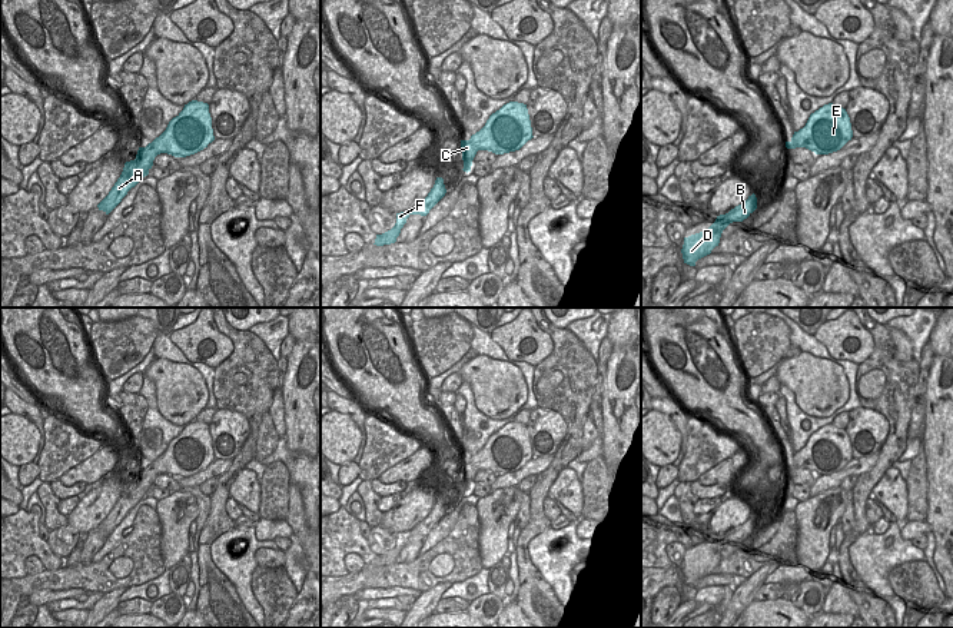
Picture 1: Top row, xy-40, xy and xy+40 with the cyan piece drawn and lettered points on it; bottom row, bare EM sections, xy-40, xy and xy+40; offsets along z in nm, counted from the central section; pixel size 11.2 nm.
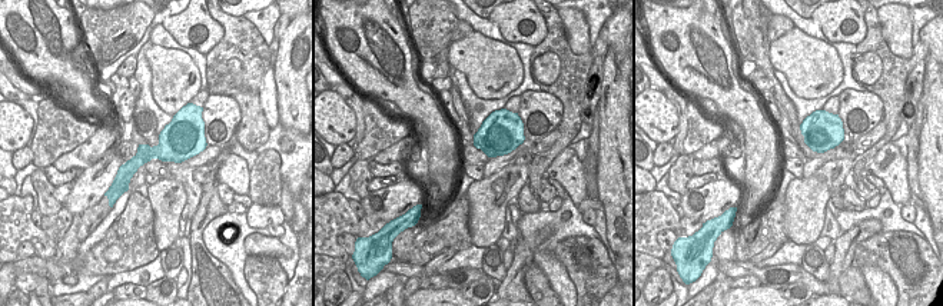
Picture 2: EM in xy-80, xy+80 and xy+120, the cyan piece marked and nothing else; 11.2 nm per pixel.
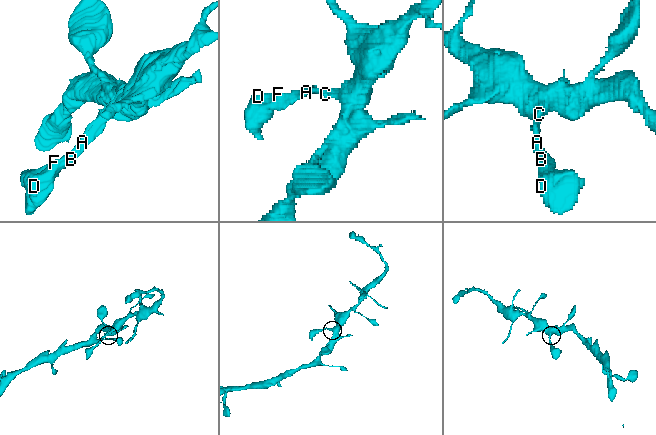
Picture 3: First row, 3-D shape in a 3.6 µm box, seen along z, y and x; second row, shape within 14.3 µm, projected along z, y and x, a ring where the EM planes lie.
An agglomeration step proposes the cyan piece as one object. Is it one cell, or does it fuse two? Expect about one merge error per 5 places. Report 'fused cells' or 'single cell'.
single cell

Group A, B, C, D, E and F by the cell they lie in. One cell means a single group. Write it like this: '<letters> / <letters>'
A B C D E F

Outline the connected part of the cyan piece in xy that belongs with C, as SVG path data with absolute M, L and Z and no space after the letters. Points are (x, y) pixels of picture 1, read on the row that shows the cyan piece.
M509 102L492 113L485 126L472 134L469 140L461 140L462 170L471 172L478 150L504 154L519 150L532 137L527 104Z

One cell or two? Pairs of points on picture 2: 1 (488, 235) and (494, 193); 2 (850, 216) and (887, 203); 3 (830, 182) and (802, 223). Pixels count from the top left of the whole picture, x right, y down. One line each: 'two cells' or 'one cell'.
1: one cell
2: one cell
3: one cell

